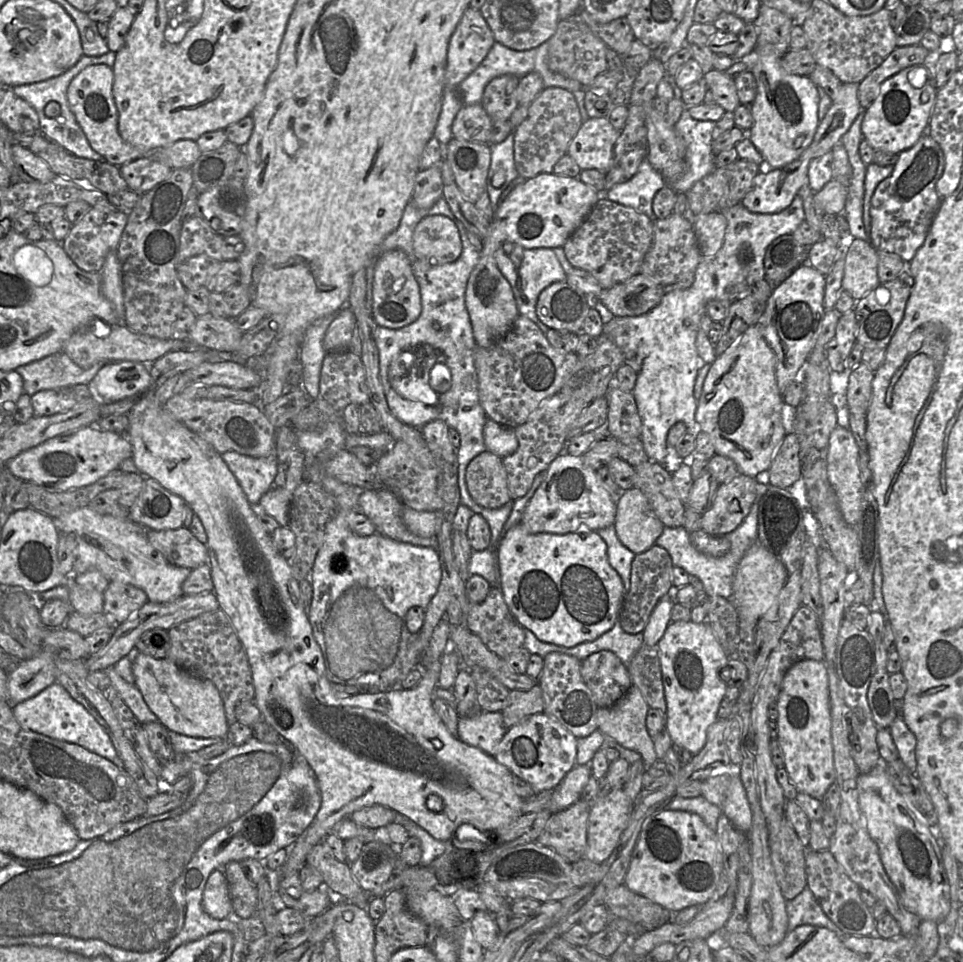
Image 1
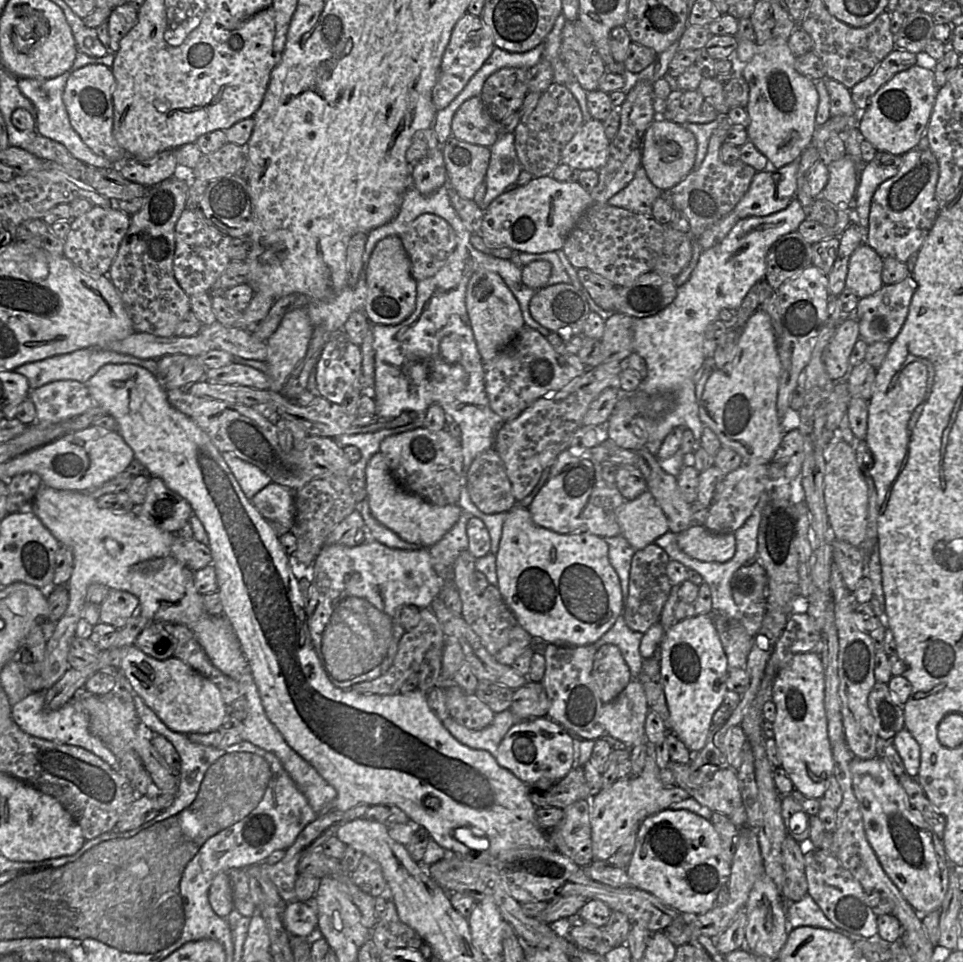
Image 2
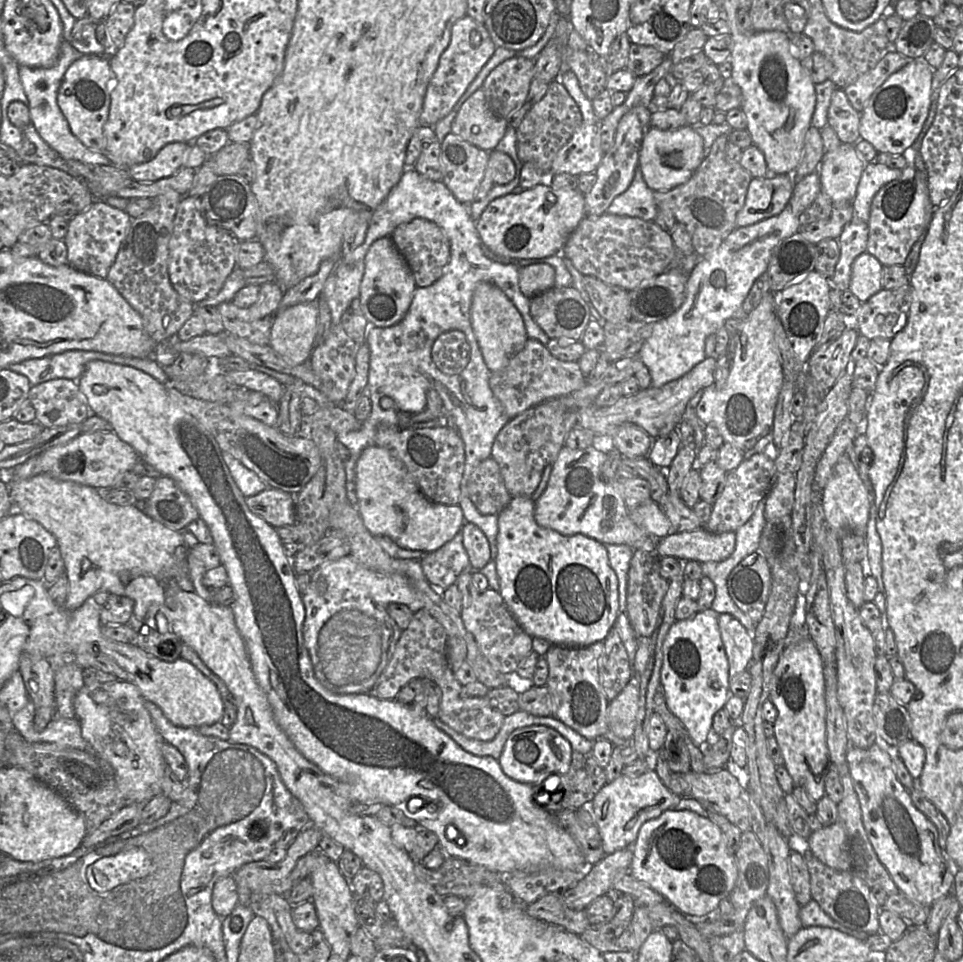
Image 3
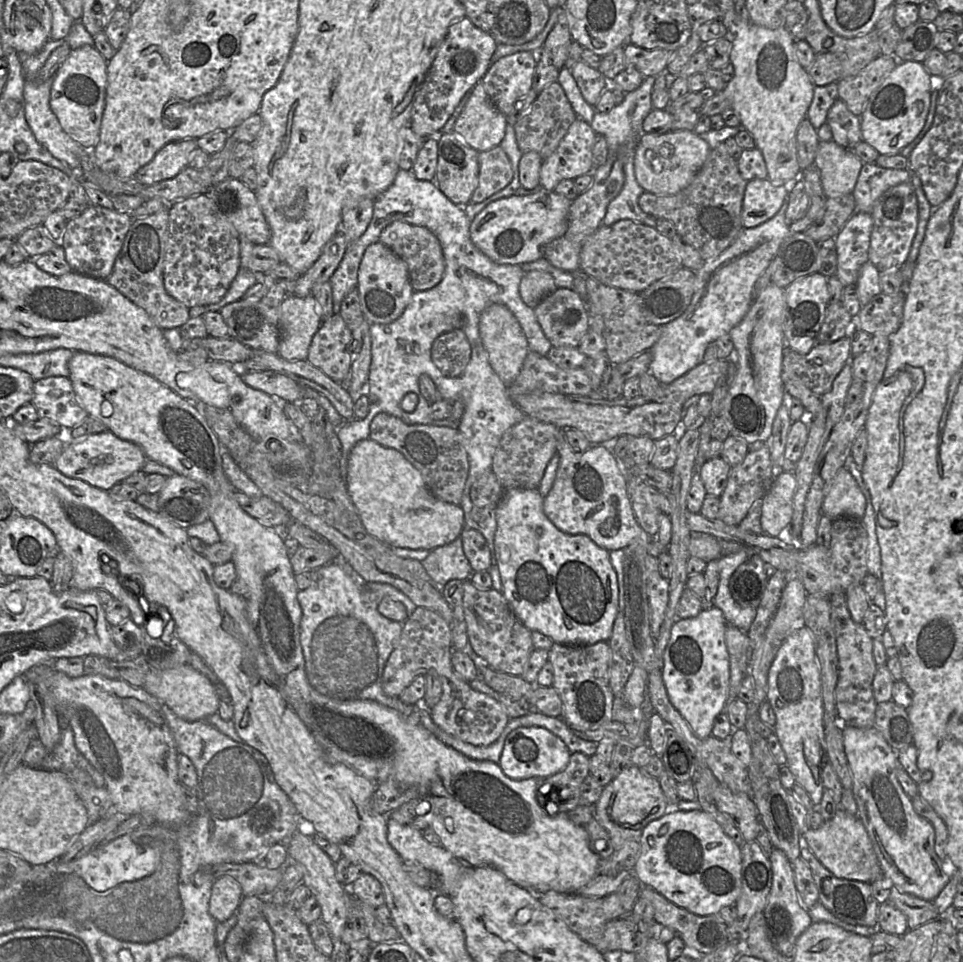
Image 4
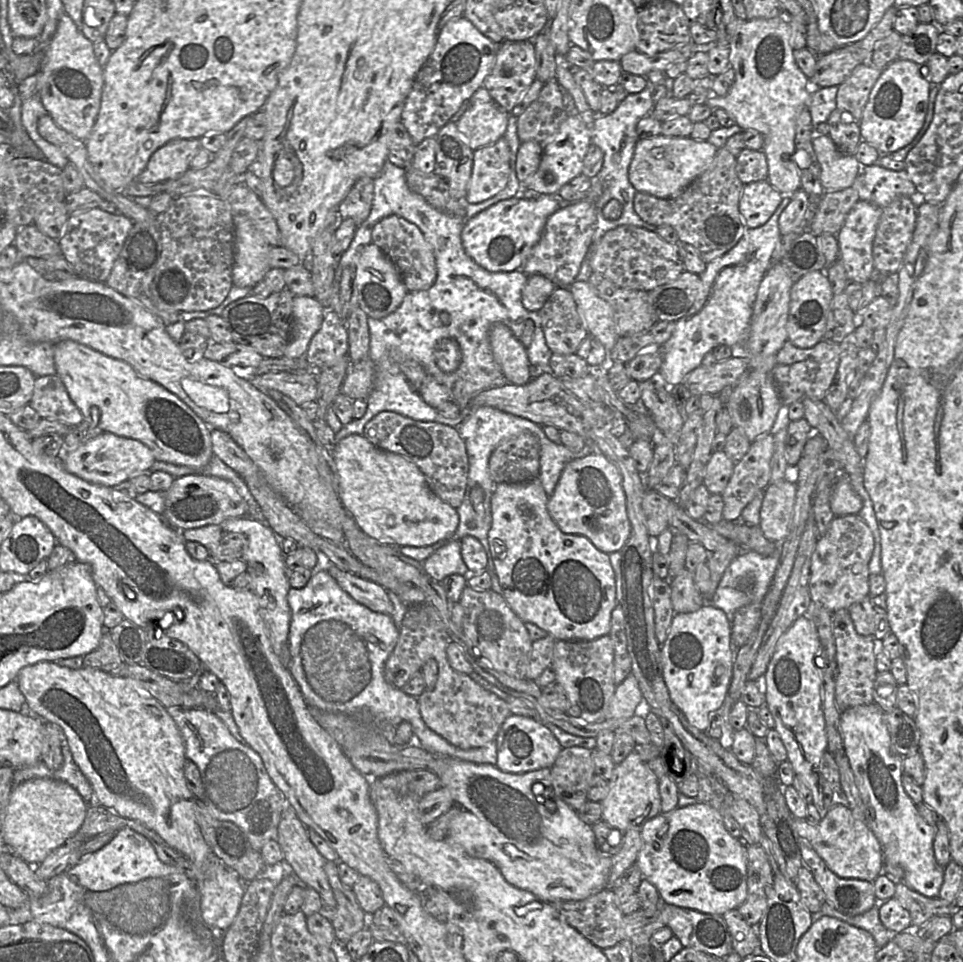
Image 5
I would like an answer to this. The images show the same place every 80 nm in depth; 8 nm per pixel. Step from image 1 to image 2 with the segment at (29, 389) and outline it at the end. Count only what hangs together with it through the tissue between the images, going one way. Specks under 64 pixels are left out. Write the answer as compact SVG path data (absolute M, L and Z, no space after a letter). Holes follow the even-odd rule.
M79 349L70 353L51 356L42 360L18 366L13 371L25 376L30 389L39 388L50 382L59 380L76 380L86 384L87 381L105 364L134 364L138 365L157 377L157 359L140 359L128 354L122 354L106 349Z

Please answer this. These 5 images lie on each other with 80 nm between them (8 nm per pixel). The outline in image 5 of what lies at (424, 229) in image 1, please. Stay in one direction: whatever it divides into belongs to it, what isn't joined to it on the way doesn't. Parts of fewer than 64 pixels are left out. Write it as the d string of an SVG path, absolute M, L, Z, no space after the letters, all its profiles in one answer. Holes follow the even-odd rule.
M390 215L372 229L372 243L377 245L395 264L409 292L430 288L437 277L433 246L425 239L421 229L399 215Z

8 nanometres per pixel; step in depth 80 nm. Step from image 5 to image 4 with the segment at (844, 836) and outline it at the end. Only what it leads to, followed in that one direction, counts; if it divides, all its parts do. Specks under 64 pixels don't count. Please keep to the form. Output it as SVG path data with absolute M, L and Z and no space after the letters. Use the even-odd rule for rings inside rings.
M838 809L833 818L817 829L808 829L802 836L817 859L838 878L872 883L883 876L873 843L859 816Z

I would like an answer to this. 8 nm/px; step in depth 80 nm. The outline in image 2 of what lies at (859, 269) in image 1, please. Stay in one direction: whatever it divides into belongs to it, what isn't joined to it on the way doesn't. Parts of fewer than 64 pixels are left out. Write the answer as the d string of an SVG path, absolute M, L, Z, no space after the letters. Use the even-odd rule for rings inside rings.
M866 242L862 243L850 256L846 288L859 299L873 295L883 286L882 269L883 258Z

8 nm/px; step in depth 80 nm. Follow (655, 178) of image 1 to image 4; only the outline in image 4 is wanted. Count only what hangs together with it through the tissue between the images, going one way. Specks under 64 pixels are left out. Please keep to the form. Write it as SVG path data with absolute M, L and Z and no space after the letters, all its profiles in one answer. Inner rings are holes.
M633 154L627 158L624 164L624 173L625 182L623 188L609 203L602 225L609 226L622 219L630 219L655 228L656 218L644 212L638 204L638 199L645 190L636 180Z

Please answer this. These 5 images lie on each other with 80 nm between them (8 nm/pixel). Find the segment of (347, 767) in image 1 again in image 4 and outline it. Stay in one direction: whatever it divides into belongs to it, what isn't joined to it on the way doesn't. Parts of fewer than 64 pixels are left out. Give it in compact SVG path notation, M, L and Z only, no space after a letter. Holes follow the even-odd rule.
M75 352L71 360L69 361L68 378L73 384L78 402L86 410L89 416L99 419L106 426L107 430L113 432L120 439L133 442L140 446L148 459L157 461L171 468L176 474L185 476L195 482L202 484L204 487L207 488L211 497L209 520L211 520L214 524L219 534L220 541L227 544L231 548L231 562L233 562L235 566L237 579L241 579L242 581L244 581L247 587L247 593L244 596L244 598L246 599L247 618L256 631L267 660L279 679L279 690L282 697L308 728L315 741L321 747L324 758L328 763L344 764L377 785L387 781L391 781L399 785L415 786L419 791L419 798L427 798L431 804L430 809L433 809L433 821L430 827L439 836L443 848L449 851L455 858L459 859L461 862L467 863L472 867L491 866L499 870L507 879L531 892L538 900L539 895L551 890L568 894L577 893L580 888L582 888L592 879L597 867L601 862L601 859L598 855L590 850L589 836L584 826L573 823L569 819L567 812L558 812L558 814L556 815L549 815L547 811L537 802L537 789L541 784L544 783L545 778L532 777L521 780L511 779L502 772L502 769L500 768L498 763L494 763L491 761L474 760L464 756L460 752L441 742L422 724L409 724L405 720L404 716L393 708L387 707L373 700L353 700L346 702L336 701L320 694L309 684L305 673L305 662L300 643L300 622L302 618L302 609L297 600L298 589L295 583L295 573L293 572L290 564L290 557L286 553L284 538L276 528L262 525L258 520L248 515L237 503L233 495L234 492L237 490L235 490L234 487L230 484L223 471L221 455L222 446L220 445L217 436L212 431L205 417L195 408L193 403L190 403L186 399L180 397L173 390L162 384L153 376L138 371L135 368L126 365L122 361L108 356L90 354L86 352Z

